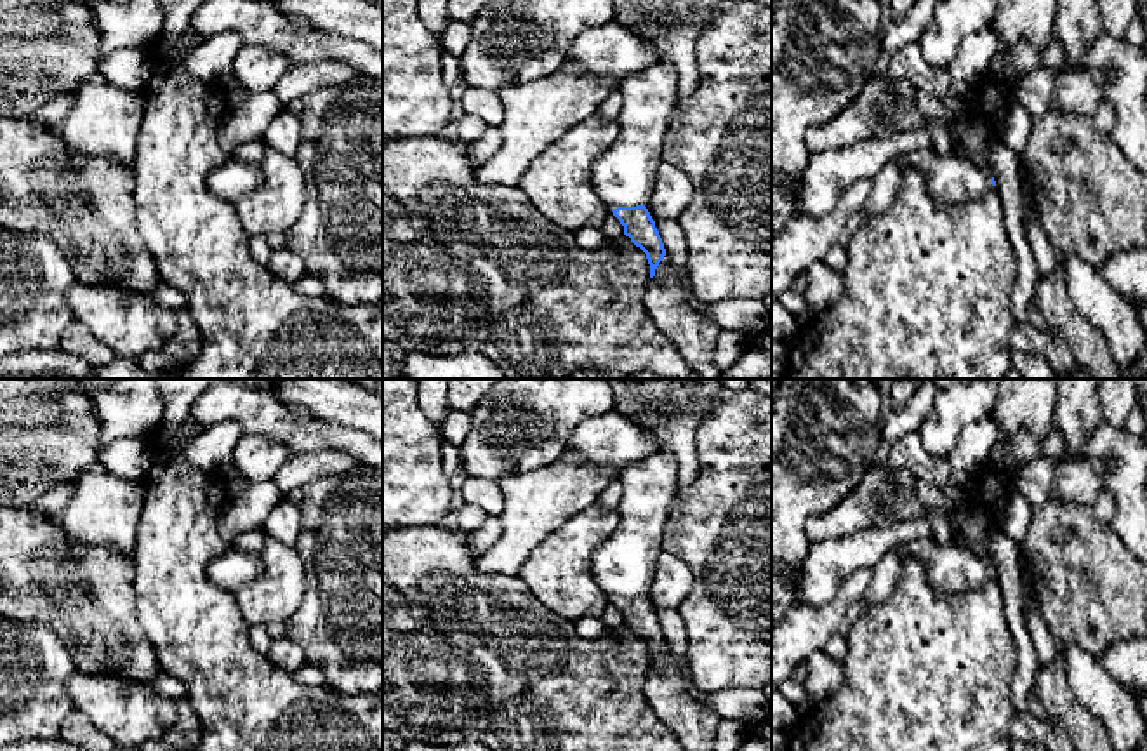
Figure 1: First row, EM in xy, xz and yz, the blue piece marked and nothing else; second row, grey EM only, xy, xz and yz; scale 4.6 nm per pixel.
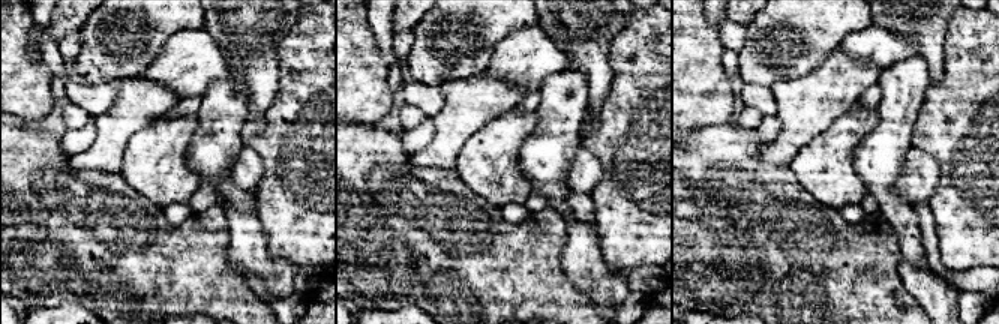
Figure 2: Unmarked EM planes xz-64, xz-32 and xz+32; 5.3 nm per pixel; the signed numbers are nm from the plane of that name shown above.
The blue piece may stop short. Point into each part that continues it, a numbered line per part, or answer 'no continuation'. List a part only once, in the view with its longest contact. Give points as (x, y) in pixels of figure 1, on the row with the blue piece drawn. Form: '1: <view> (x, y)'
1: xz (623, 176)

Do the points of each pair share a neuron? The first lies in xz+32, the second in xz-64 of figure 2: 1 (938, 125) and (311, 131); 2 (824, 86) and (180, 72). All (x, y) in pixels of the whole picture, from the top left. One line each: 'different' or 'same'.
1: same
2: different

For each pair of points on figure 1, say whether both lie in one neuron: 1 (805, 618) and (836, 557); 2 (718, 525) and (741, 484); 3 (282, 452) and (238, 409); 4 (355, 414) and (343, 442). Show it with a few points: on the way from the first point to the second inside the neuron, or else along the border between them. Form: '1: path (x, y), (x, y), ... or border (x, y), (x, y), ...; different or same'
1: border (843, 579), (829, 600), (819, 605), (800, 602); different
2: path (723, 515), (741, 494); same
3: border (244, 435), (280, 440), (289, 449); different
4: border (310, 416), (364, 433); different

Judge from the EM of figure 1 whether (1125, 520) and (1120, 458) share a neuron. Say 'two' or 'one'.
one

